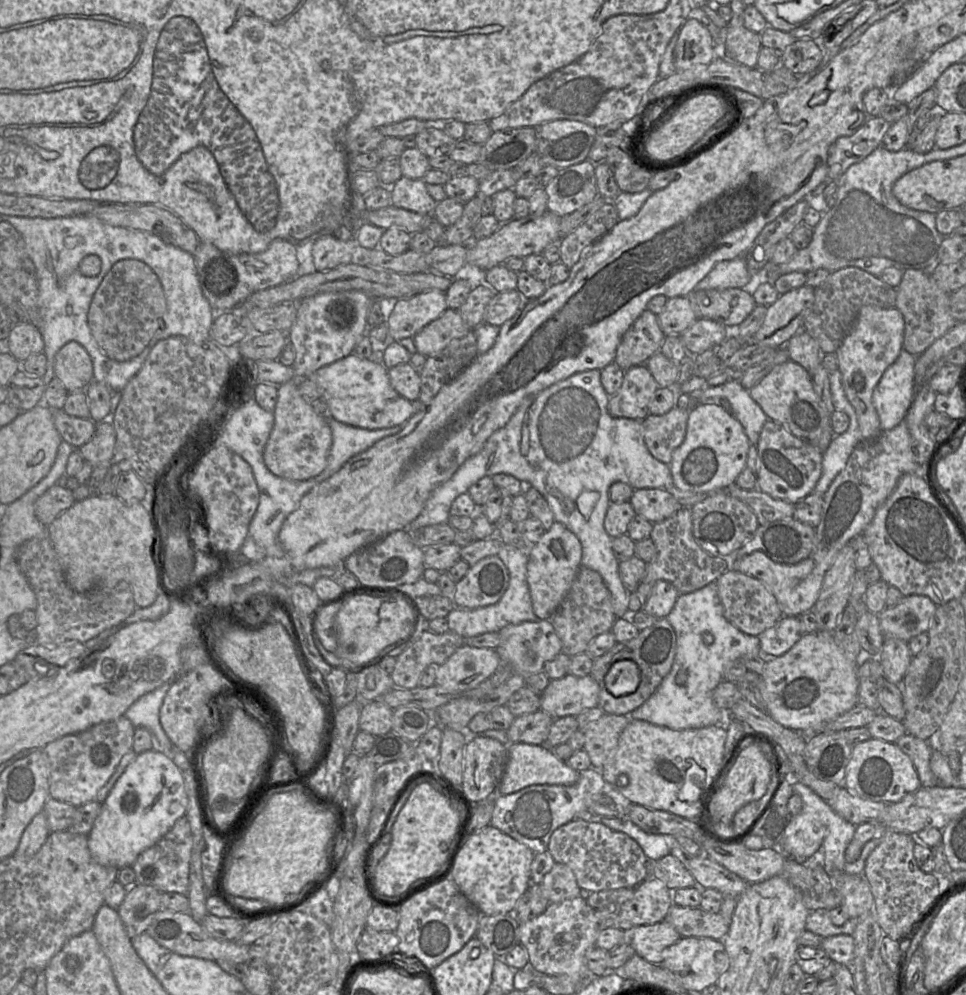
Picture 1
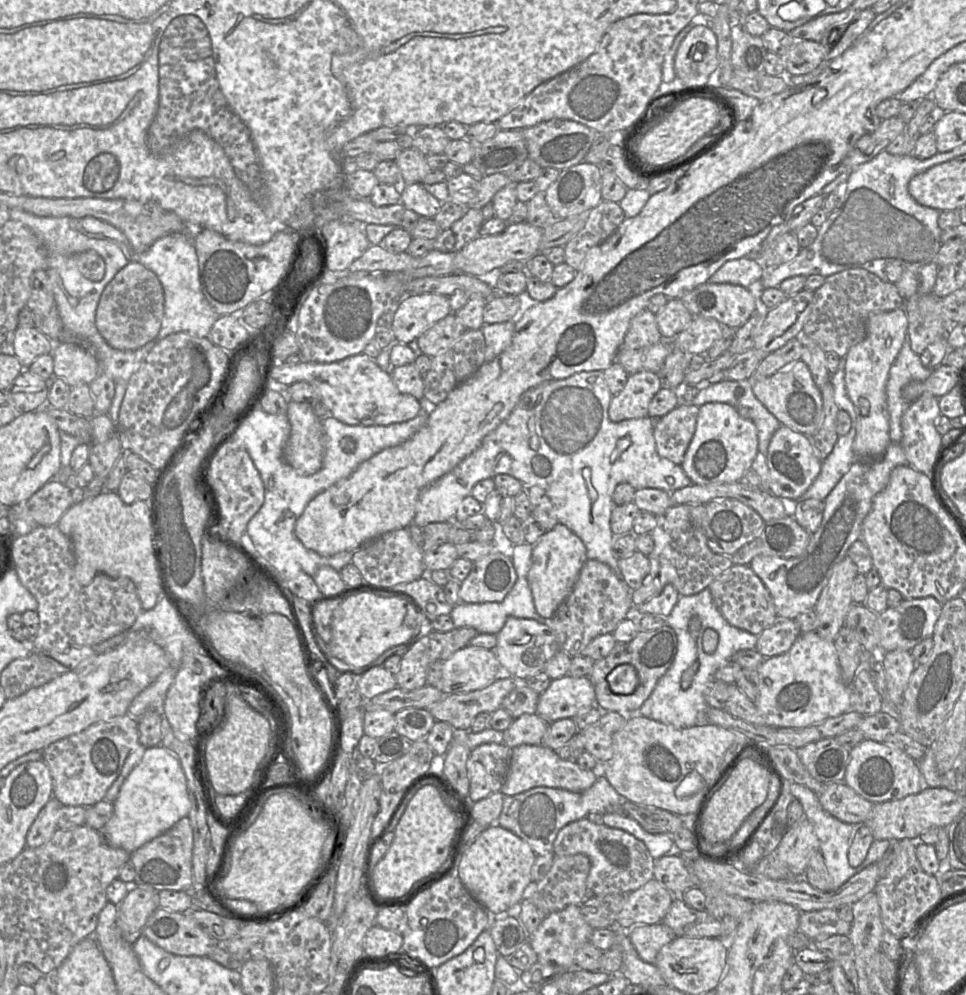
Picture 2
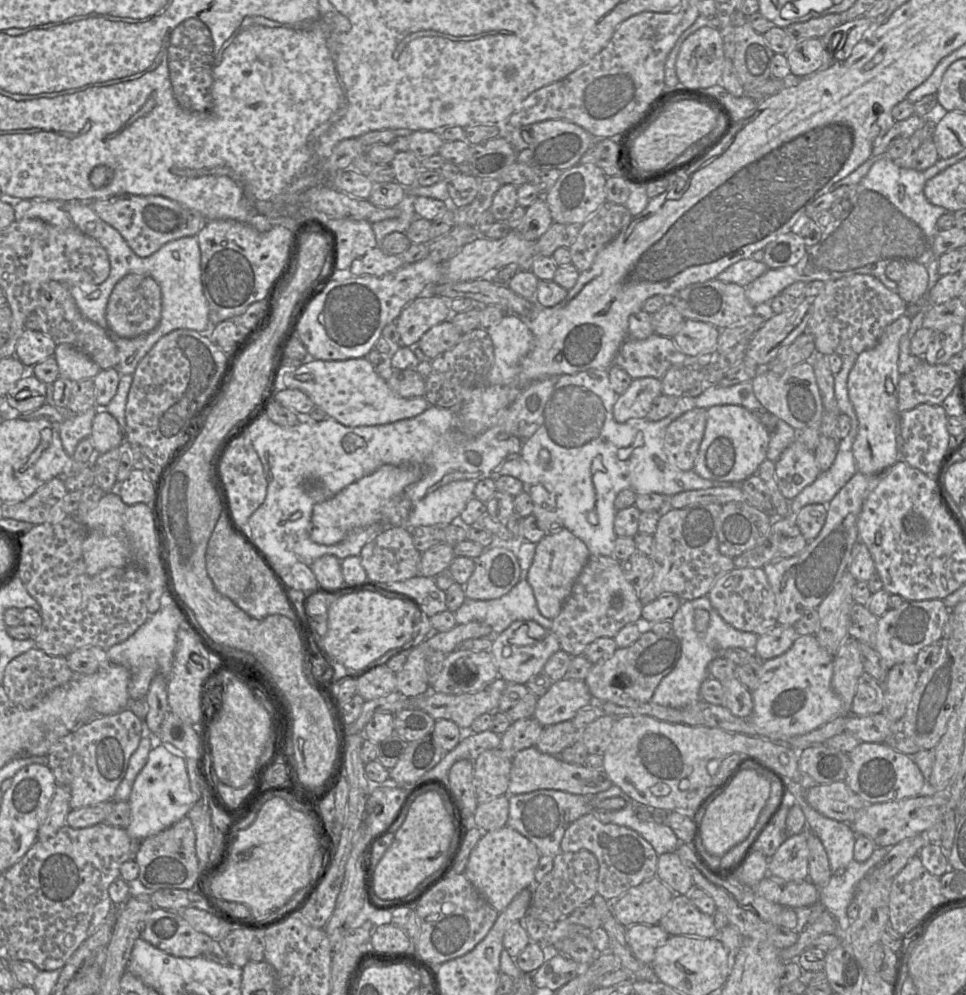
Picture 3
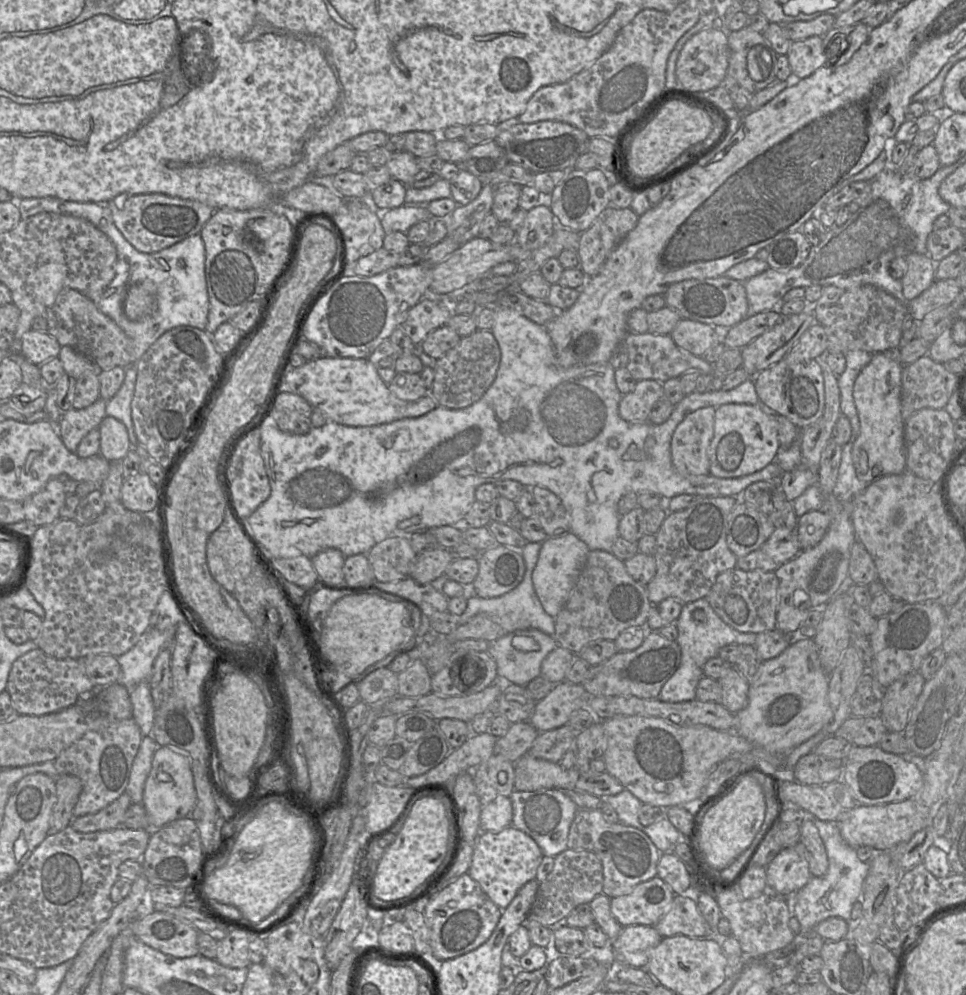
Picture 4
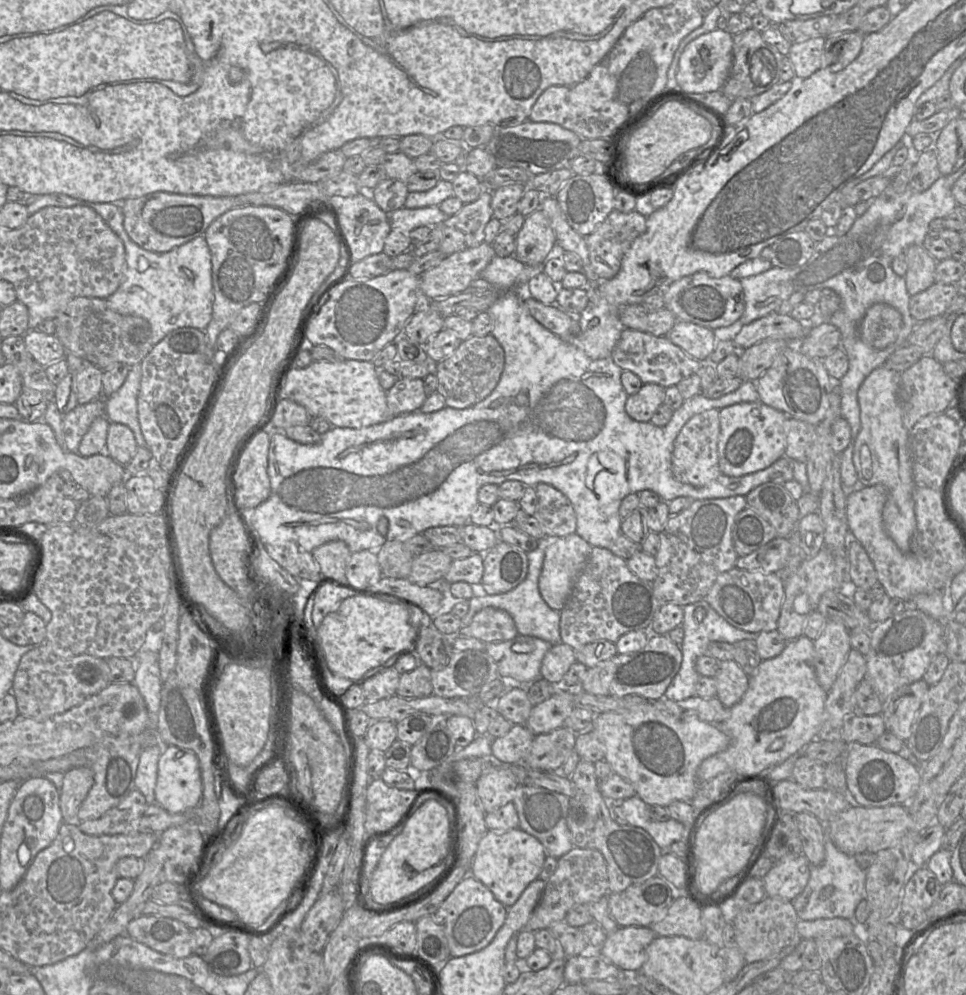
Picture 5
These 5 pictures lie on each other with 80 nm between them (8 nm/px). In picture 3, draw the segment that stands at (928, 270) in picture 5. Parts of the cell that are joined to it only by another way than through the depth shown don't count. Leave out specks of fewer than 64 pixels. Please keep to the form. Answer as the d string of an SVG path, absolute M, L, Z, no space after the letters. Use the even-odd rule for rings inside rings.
M915 258L905 260L904 275L898 282L897 293L907 304L920 301L929 282L927 266L916 261Z

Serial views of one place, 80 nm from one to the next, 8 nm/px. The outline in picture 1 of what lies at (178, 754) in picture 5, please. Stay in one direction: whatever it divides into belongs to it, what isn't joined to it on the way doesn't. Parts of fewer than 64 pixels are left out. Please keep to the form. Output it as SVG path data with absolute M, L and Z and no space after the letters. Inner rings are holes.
M156 750L138 754L101 804L100 814L87 835L89 851L101 865L118 869L132 866L142 852L156 844L168 833L175 822L185 815L187 806L188 797L185 792L183 777L172 759L163 752Z

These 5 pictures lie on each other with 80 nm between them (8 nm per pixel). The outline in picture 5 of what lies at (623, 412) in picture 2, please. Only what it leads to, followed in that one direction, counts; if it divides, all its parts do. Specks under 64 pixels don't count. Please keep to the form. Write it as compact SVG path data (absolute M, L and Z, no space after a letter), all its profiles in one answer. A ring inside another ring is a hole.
M643 384L640 390L629 395L625 411L635 421L649 422L657 408L664 403L665 388L657 384Z

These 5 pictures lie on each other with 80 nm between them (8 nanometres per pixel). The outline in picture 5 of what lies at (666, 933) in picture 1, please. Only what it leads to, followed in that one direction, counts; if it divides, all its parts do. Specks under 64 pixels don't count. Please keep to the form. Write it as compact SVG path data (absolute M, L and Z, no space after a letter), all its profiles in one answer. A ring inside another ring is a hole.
M618 927L612 933L606 933L606 939L603 944L599 948L599 954L612 963L613 965L617 966L618 968L622 969L626 973L637 973L640 971L643 963L646 960L646 947L657 937L655 932L651 927Z

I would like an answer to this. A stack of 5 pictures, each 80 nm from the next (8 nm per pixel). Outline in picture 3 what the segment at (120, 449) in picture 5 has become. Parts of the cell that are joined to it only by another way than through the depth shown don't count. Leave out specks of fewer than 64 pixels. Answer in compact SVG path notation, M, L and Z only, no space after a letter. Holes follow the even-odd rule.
M101 409L95 414L89 438L96 454L103 454L124 444L124 434L117 420Z

